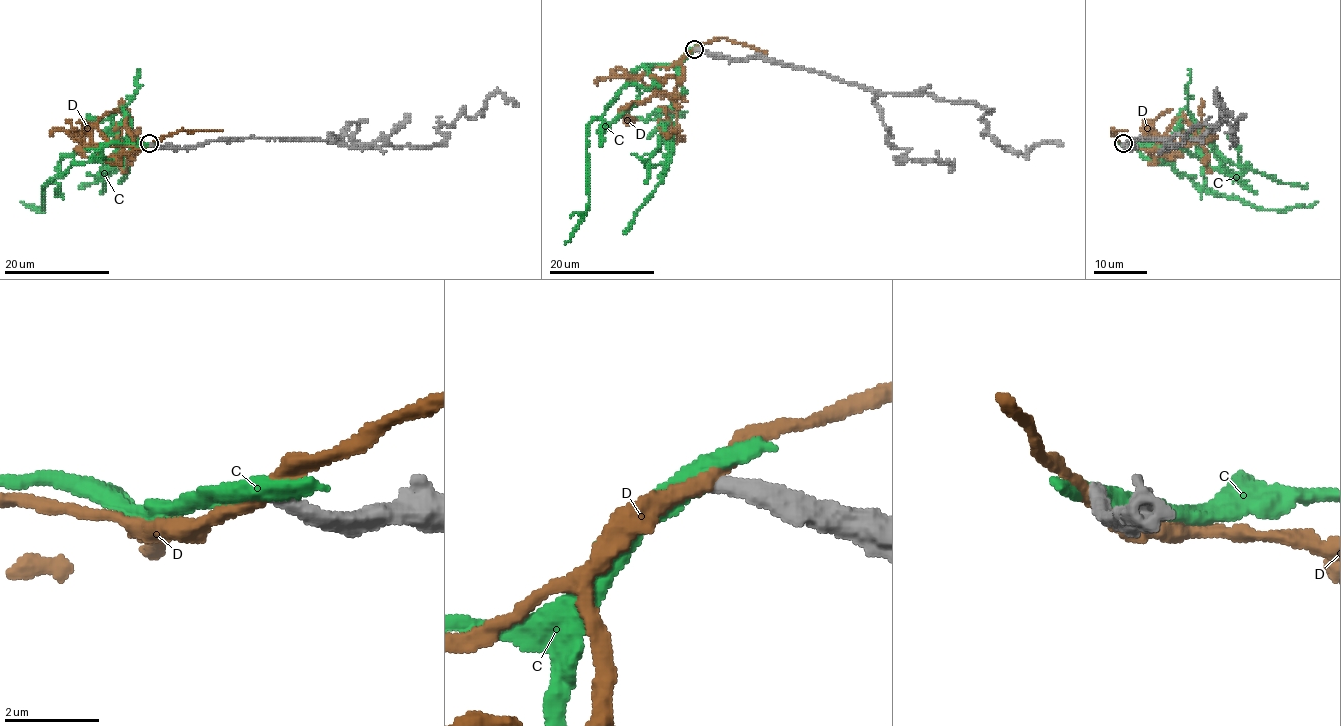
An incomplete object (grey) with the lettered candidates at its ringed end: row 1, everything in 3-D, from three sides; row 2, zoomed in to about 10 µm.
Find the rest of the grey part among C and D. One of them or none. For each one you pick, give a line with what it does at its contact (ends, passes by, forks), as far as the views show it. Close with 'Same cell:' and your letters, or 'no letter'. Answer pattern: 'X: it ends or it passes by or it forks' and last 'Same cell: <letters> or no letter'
Same cell: no letter

